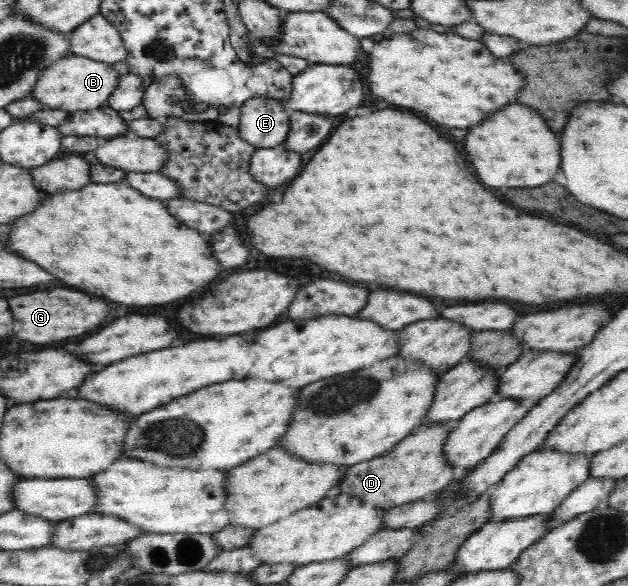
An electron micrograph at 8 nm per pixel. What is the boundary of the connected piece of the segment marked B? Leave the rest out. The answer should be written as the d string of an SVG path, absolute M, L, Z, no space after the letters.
M79 55L66 56L44 73L32 94L51 109L61 109L70 113L90 112L100 109L106 101L112 99L121 87L122 76L114 69L114 63L96 61Z

